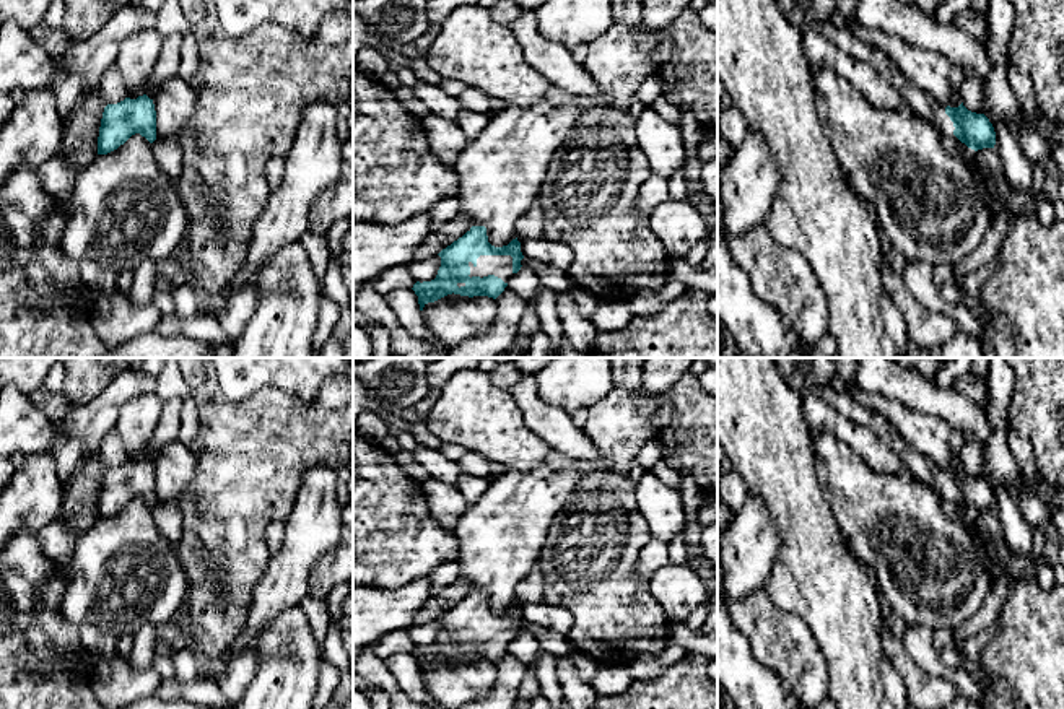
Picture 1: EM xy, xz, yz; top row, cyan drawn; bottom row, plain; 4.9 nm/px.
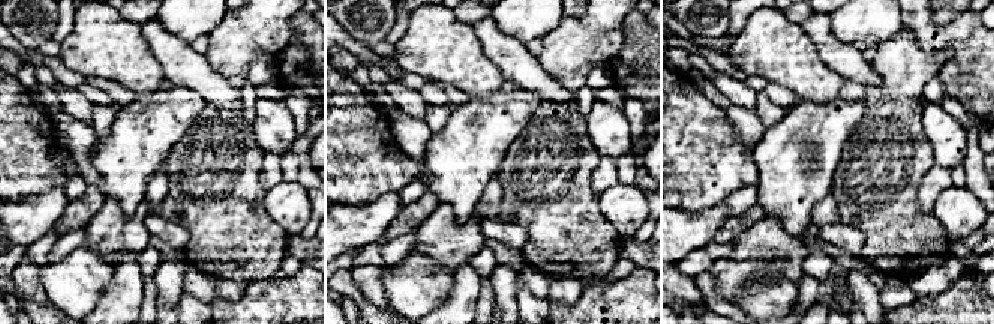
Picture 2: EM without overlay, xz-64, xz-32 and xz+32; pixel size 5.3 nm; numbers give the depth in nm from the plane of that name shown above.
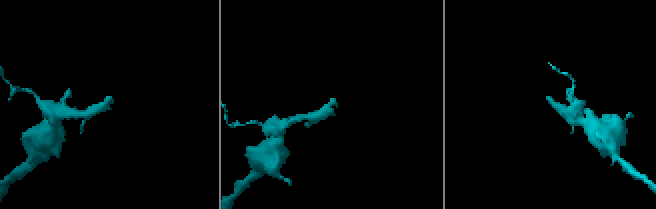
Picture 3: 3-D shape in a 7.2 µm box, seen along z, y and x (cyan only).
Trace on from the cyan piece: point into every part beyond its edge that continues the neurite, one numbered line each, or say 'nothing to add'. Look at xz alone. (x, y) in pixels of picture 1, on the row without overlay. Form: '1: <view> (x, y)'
1: xz (500, 630)

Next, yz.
1: yz (921, 467)

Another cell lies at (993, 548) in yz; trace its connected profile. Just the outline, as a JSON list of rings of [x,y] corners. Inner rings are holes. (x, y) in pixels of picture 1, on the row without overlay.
[[[953,498],[945,499],[945,512],[953,519],[960,519],[978,537],[989,561],[992,581],[996,581],[1002,574],[1002,543],[983,533],[976,524],[978,515],[968,512]]]

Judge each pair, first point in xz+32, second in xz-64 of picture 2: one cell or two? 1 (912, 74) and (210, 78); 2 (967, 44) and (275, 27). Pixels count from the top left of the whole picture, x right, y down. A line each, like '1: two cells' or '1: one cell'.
1: two cells
2: two cells

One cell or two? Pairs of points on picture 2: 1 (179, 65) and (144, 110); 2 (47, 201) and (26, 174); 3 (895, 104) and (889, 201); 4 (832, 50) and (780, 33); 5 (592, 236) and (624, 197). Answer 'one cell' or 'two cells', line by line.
1: two cells
2: two cells
3: one cell
4: two cells
5: two cells

